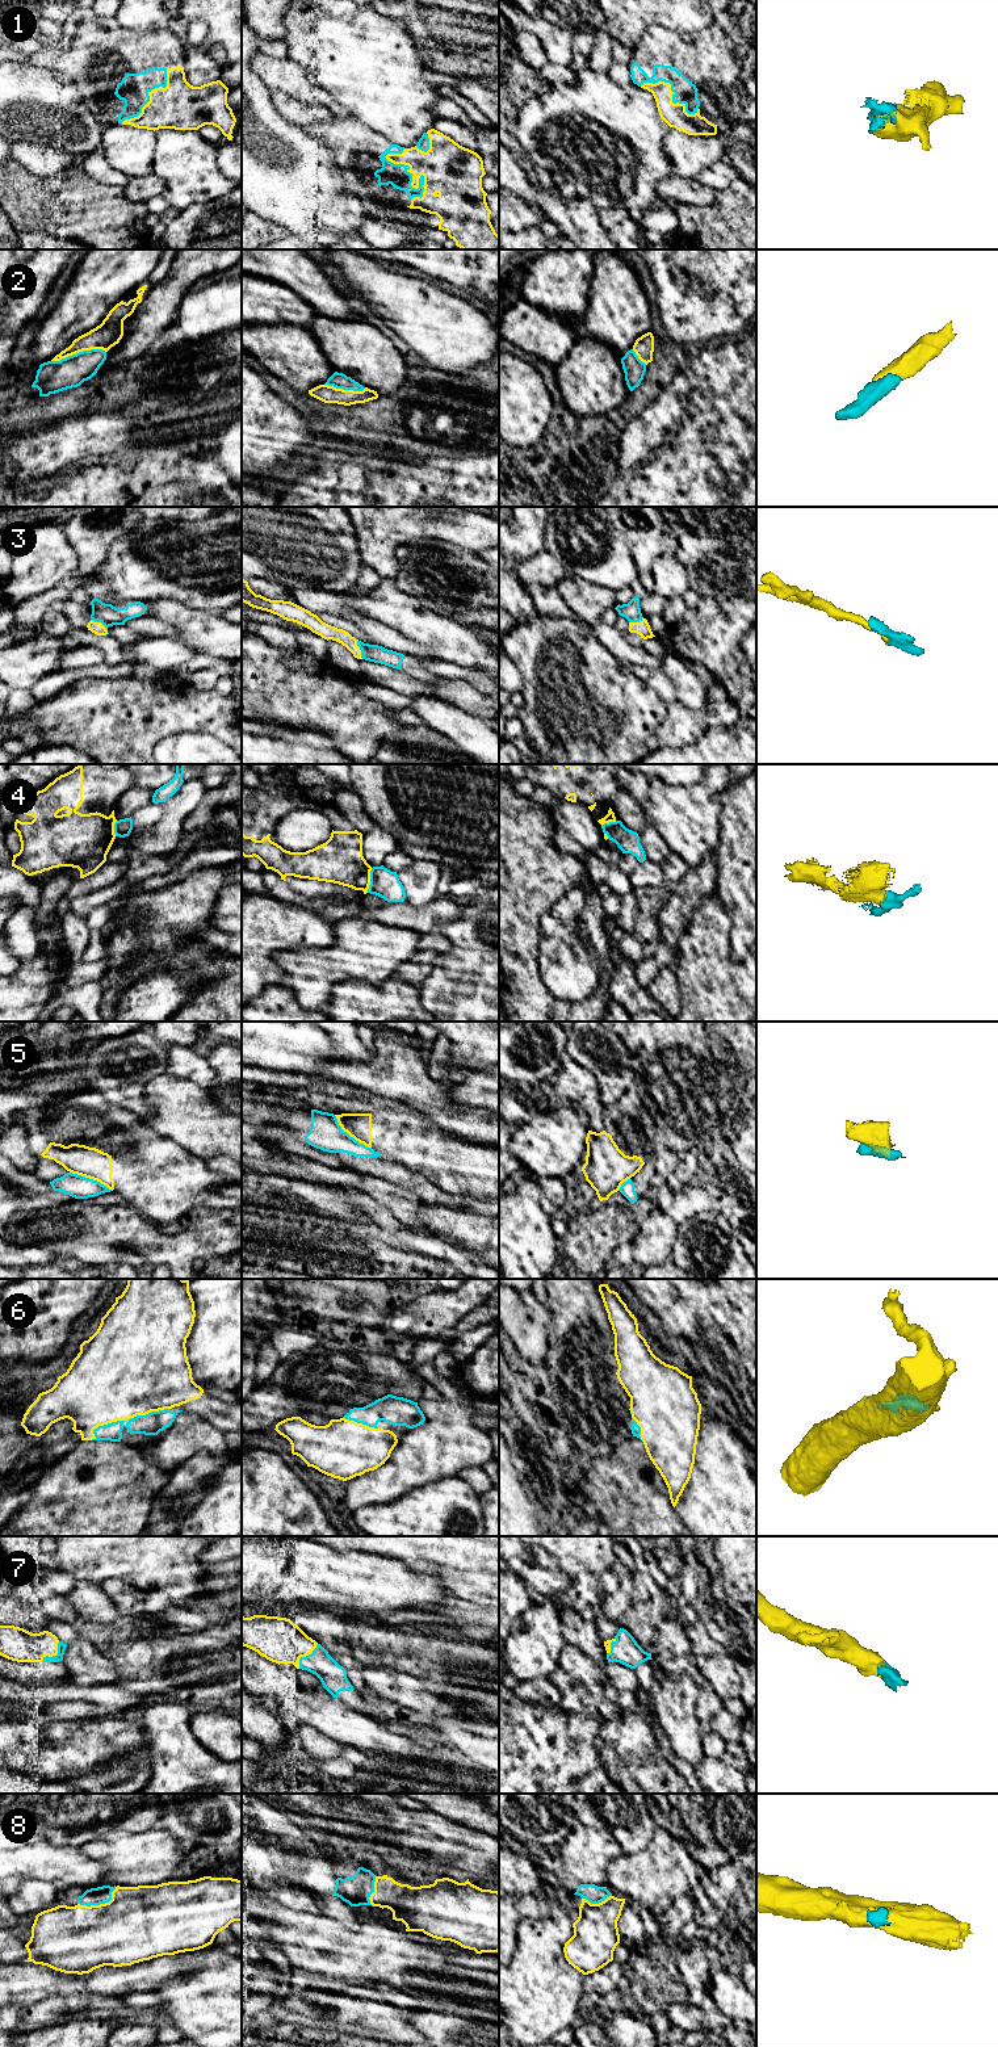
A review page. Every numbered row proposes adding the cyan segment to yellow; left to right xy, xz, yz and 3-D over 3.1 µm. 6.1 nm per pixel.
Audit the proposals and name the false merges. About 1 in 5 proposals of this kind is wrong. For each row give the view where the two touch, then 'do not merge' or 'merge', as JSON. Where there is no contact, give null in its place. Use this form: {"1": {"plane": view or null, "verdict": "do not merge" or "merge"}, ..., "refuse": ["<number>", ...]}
{"1": {"plane": "xz", "verdict": "merge"}, "2": {"plane": "xy", "verdict": "merge"}, "3": {"plane": "xz", "verdict": "merge"}, "4": {"plane": "xz", "verdict": "do not merge"}, "5": {"plane": "xz", "verdict": "do not merge"}, "6": {"plane": "xy", "verdict": "merge"}, "7": {"plane": "xy", "verdict": "merge"}, "8": {"plane": "xy", "verdict": "do not merge"}, "refuse": ["4", "5", "8"]}

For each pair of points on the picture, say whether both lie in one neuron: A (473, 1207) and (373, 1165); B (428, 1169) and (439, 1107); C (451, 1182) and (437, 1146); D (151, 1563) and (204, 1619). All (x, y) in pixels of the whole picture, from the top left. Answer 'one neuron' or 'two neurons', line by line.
A: one neuron
B: two neurons
C: one neuron
D: two neurons

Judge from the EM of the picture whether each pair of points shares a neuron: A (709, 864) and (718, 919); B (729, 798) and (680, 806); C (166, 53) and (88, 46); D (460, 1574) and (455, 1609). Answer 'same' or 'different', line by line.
A: different
B: different
C: same
D: different

